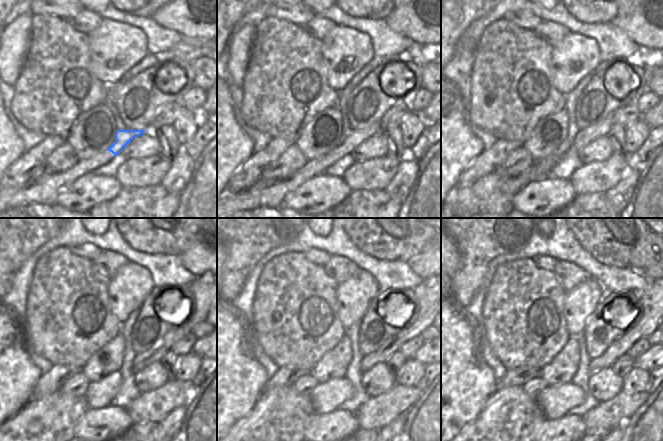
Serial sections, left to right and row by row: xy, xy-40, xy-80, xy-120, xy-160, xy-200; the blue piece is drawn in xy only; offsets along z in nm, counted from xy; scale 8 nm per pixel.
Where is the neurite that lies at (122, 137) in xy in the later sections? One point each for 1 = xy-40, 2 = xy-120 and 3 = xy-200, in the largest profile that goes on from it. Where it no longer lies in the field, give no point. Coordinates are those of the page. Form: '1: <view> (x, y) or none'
1: xy-40 (356, 137)
2: xy-120 (141, 360)
3: xy-200 (620, 346)

